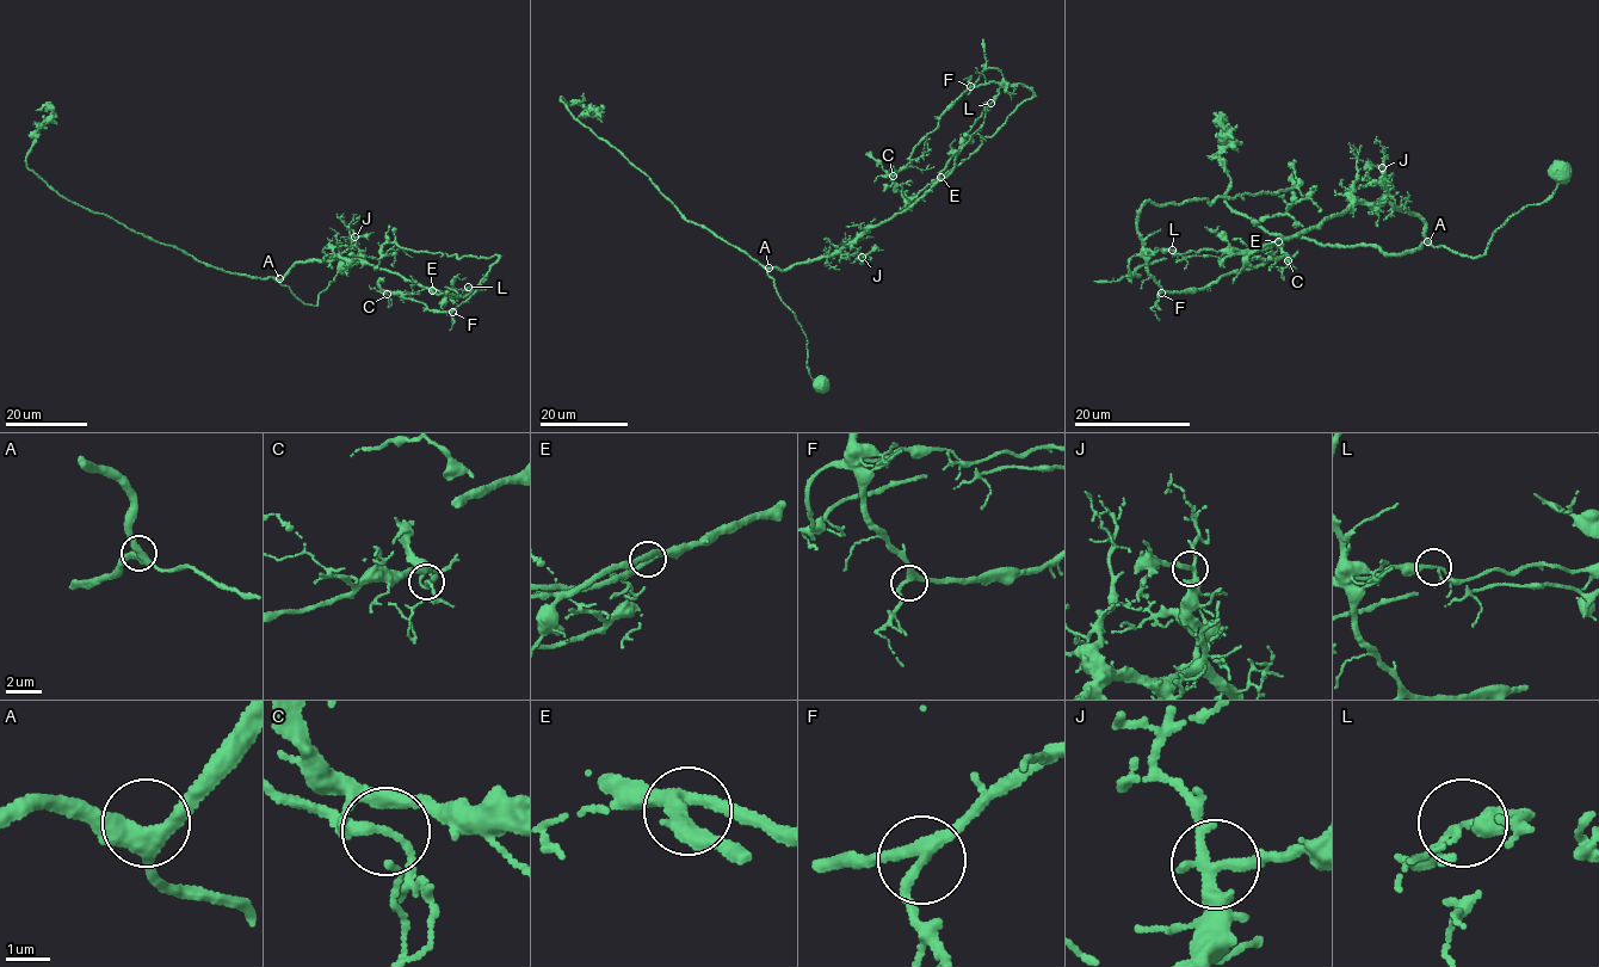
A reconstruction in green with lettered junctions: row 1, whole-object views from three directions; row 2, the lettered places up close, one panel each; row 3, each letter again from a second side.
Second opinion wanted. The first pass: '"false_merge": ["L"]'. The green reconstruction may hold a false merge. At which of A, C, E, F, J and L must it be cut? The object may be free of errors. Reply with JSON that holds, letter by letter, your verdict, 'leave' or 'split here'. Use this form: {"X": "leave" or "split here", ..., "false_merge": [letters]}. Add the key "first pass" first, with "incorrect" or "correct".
{"first pass": "correct", "A": "leave", "C": "leave", "E": "leave", "F": "leave", "J": "leave", "L": "split here", "false_merge": ["L"]}

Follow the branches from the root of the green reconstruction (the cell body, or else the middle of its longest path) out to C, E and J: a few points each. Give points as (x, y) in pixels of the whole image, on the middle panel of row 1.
C: (821, 386), (807, 365), (806, 334), (767, 270), (833, 256), (909, 209), (1001, 85), (967, 88), (893, 176)
E: (821, 386), (816, 386), (807, 365), (806, 334), (767, 270), (833, 256), (870, 228), (909, 209), (940, 177)
J: (821, 386), (816, 386), (807, 365), (806, 334), (782, 300), (767, 270), (785, 270), (839, 253), (862, 257)

